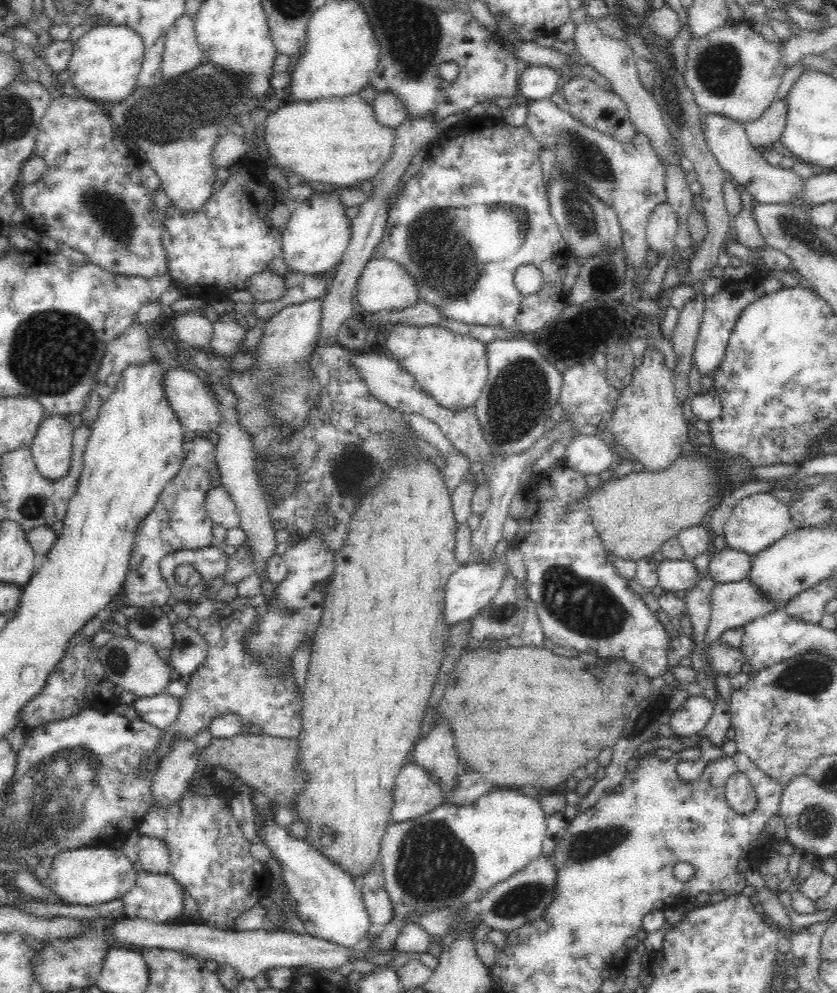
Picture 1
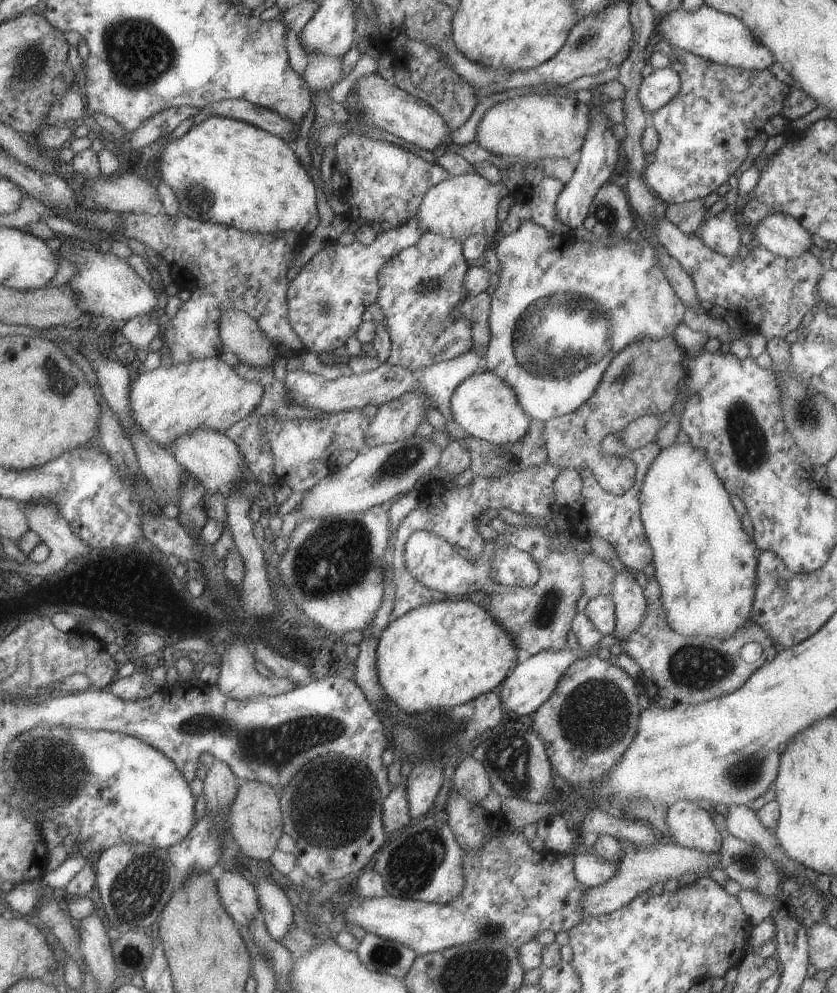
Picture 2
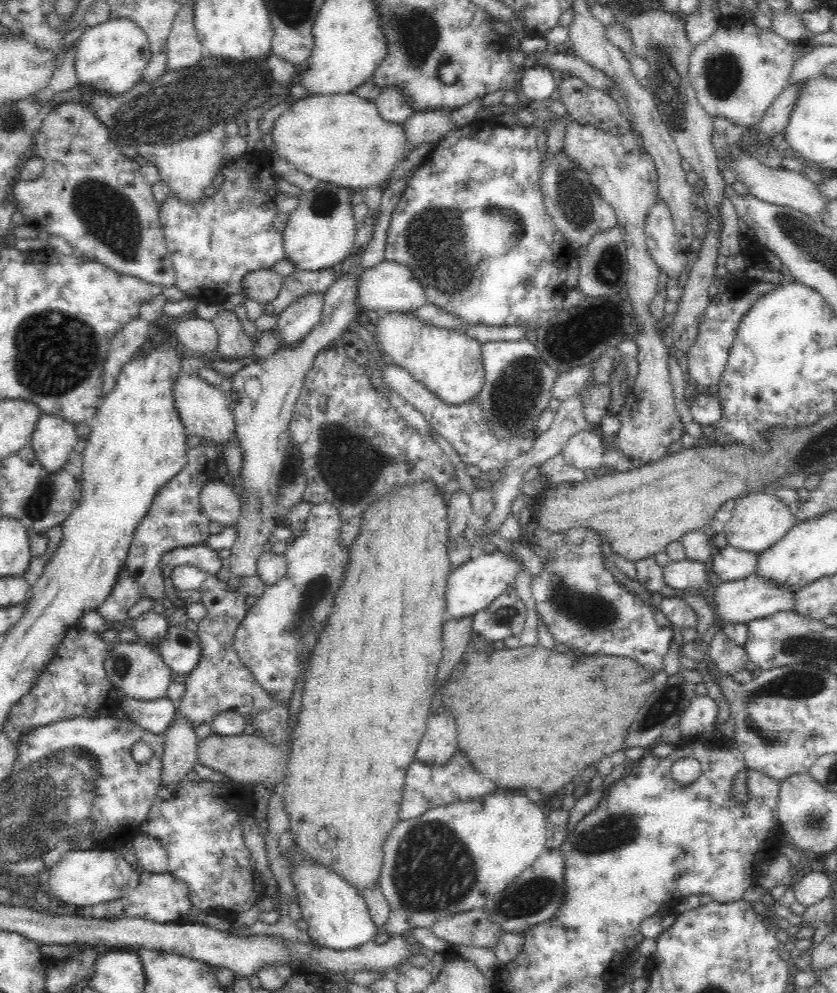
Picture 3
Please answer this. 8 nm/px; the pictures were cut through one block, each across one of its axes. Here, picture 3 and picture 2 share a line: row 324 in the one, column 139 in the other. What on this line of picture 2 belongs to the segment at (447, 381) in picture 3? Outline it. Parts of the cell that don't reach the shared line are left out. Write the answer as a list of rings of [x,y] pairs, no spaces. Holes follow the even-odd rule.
[[[208,357],[183,362],[170,368],[160,366],[155,370],[145,371],[131,384],[129,405],[135,426],[142,433],[147,433],[159,447],[168,450],[177,437],[193,431],[210,429],[225,433],[233,424],[254,412],[260,404],[262,395],[261,383],[247,382],[234,371],[233,367],[220,360],[220,357]]]

